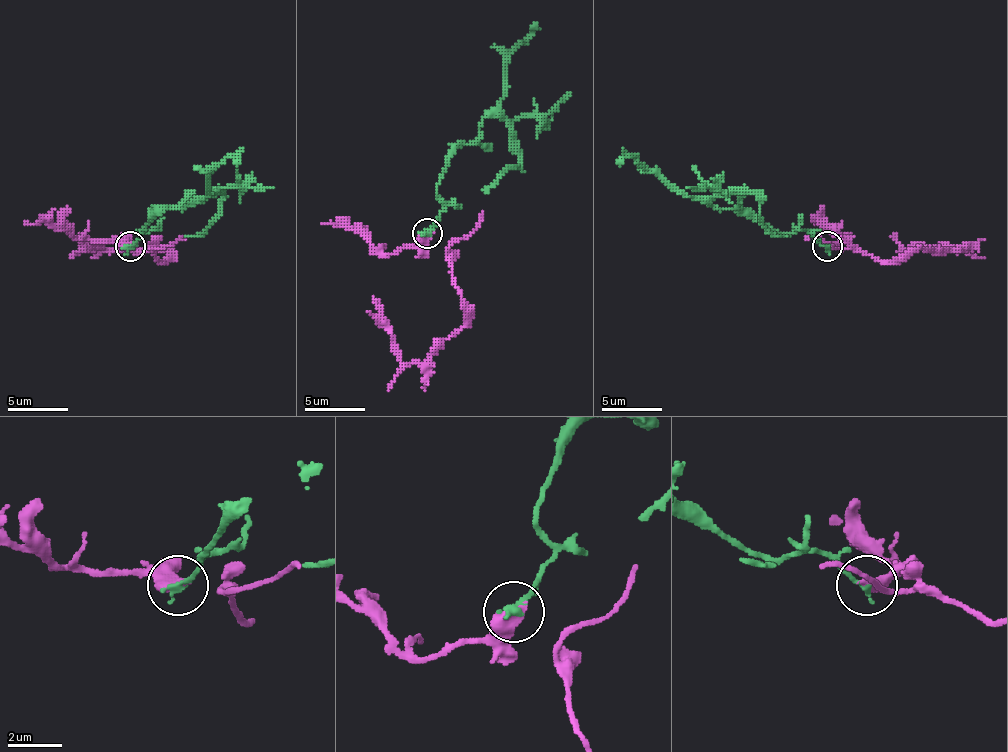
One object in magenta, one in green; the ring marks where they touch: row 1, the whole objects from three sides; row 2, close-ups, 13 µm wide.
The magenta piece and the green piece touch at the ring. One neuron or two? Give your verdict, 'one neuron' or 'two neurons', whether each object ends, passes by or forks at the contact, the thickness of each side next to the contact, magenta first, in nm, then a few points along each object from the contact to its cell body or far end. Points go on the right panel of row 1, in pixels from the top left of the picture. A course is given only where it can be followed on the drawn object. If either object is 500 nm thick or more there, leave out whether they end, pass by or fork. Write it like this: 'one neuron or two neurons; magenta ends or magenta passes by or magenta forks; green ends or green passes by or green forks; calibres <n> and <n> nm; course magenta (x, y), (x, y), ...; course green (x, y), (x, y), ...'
one neuron; calibres 600 and 240 nm; course magenta (826, 245), (860, 248), (890, 260), (902, 260), (917, 248), (957, 248), (902, 248), (890, 236); course green (826, 245), (805, 230), (778, 233), (711, 200), (753, 194), (760, 221), (784, 236)

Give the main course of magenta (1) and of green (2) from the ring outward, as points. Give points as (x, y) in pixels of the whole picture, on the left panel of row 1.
1: (131, 245), (155, 248), (164, 260), (167, 248), (85, 248), (76, 236)
2: (131, 245), (164, 209), (182, 209), (188, 203), (222, 194), (213, 221), (200, 233), (185, 236)

